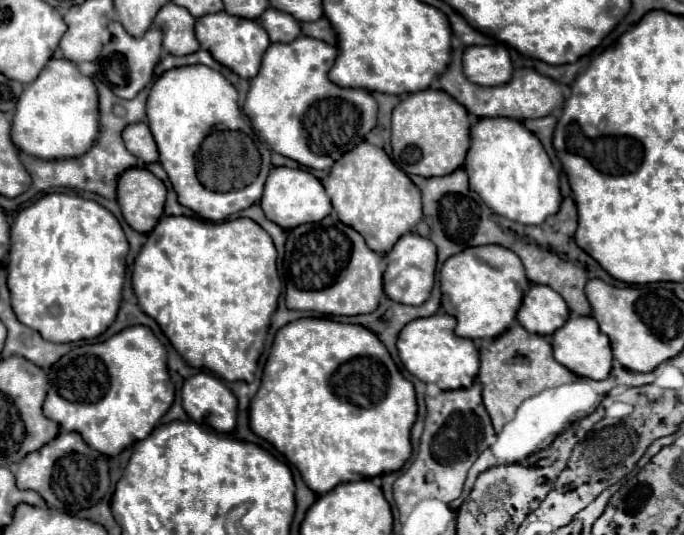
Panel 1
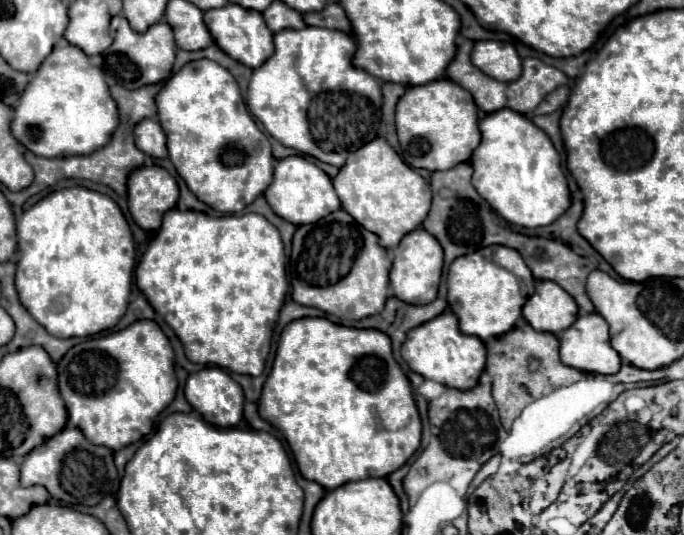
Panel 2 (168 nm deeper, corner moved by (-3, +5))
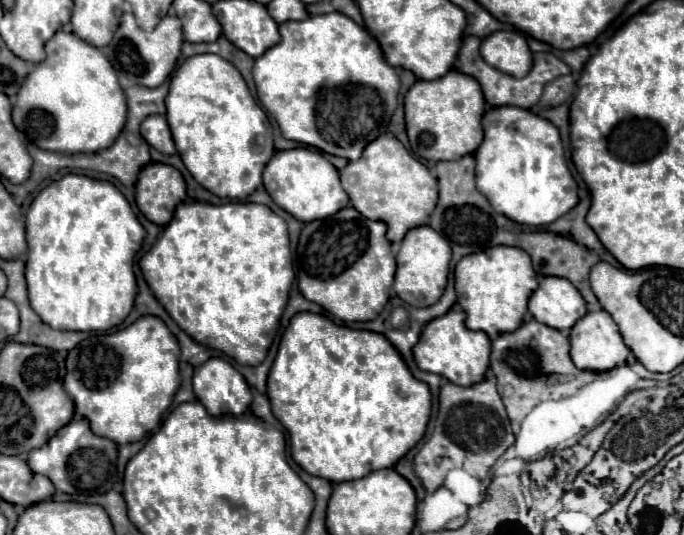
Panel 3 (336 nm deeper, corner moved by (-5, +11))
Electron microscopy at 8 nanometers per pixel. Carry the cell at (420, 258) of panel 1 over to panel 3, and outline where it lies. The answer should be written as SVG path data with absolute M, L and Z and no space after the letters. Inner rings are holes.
M430 226L412 228L412 232L404 236L402 248L396 256L398 262L396 278L394 278L396 294L410 306L432 306L444 292L450 272L450 258L452 258L452 250L450 244L444 240L444 236L440 236Z

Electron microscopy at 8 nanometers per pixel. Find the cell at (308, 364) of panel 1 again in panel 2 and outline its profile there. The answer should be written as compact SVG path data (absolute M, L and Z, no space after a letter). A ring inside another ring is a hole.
M326 318L290 322L280 334L274 366L264 382L258 406L260 416L284 434L300 474L326 490L354 480L386 478L420 446L422 424L412 386L392 356L390 338L380 330L356 330Z

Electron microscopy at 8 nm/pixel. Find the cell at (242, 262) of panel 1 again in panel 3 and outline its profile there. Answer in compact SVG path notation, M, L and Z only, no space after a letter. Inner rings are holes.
M178 204L162 236L140 258L140 270L158 302L190 338L206 348L224 352L242 366L264 362L294 282L286 222L264 204Z

